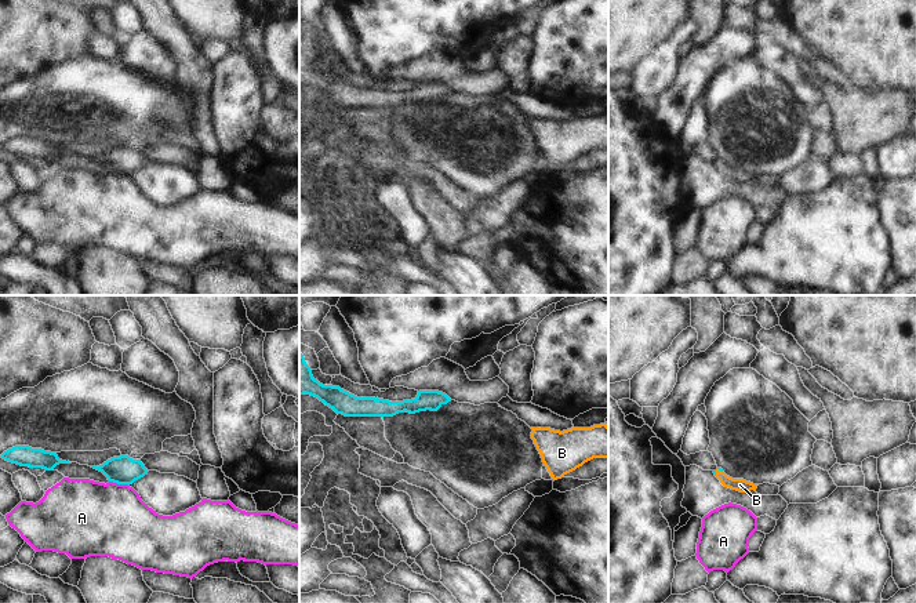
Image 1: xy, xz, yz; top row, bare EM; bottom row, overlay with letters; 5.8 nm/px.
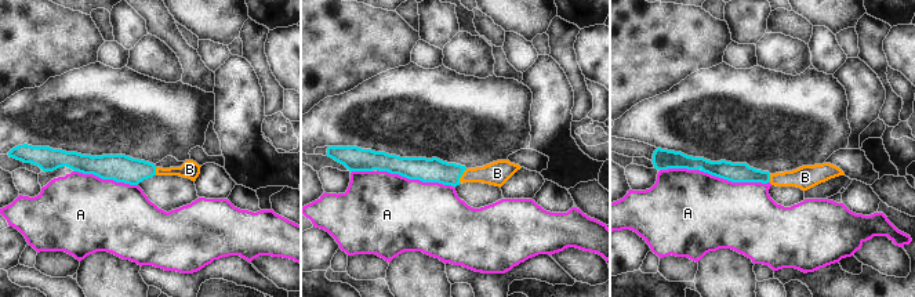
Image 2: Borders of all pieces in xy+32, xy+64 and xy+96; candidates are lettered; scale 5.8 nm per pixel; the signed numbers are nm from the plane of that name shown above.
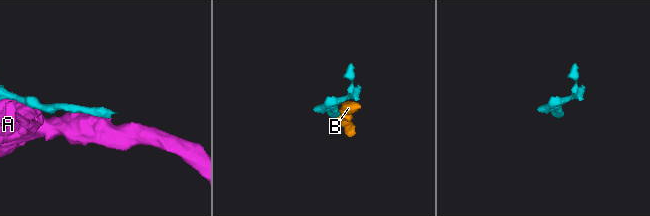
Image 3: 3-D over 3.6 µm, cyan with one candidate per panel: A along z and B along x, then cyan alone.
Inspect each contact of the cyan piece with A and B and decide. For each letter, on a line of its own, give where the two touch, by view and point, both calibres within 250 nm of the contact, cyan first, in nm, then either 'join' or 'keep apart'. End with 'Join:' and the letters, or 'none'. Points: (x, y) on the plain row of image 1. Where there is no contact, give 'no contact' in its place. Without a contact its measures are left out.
A: xy (119, 174) | 160/440 nm | keep apart
B: yz (715, 162) | 20/80 nm | join
Join: B

